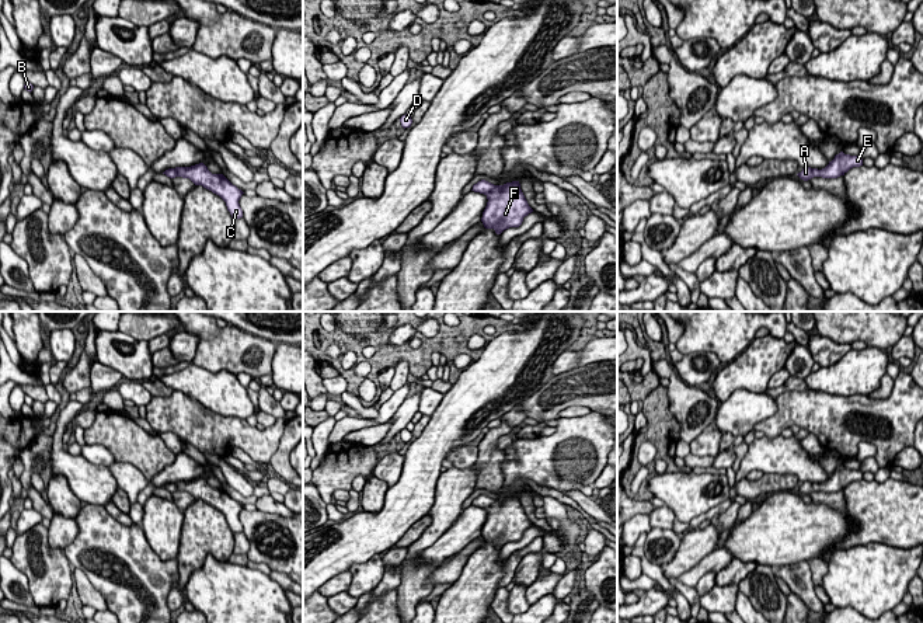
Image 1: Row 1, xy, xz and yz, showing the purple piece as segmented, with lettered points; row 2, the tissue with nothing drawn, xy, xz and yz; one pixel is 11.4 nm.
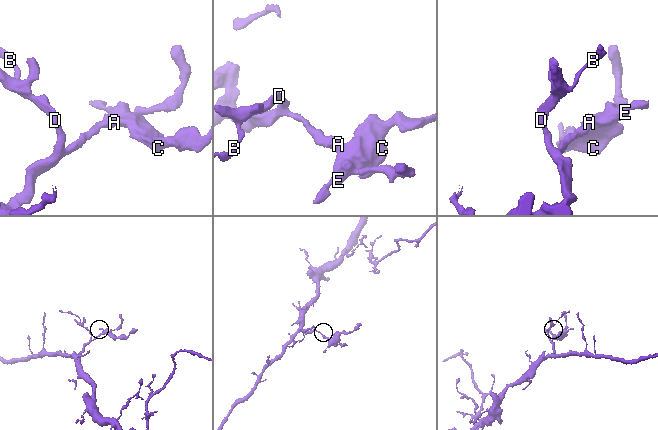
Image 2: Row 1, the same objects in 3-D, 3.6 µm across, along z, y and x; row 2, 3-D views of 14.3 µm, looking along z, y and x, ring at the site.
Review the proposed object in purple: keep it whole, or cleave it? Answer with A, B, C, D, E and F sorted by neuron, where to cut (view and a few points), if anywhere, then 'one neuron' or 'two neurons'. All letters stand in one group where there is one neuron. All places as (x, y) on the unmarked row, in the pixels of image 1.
A B C D E F; no cut; one neuron

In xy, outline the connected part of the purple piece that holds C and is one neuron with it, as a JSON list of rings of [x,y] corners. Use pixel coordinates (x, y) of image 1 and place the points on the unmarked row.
[[[203,477],[191,481],[168,483],[163,488],[170,493],[189,493],[195,500],[202,500],[219,509],[226,516],[233,533],[243,532],[238,515],[244,507],[233,500],[223,488],[212,488]]]

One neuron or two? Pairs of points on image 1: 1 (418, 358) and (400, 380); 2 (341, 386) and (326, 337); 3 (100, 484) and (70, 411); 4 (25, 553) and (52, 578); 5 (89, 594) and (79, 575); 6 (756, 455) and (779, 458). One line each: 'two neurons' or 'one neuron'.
1: two neurons
2: two neurons
3: one neuron
4: one neuron
5: one neuron
6: one neuron

